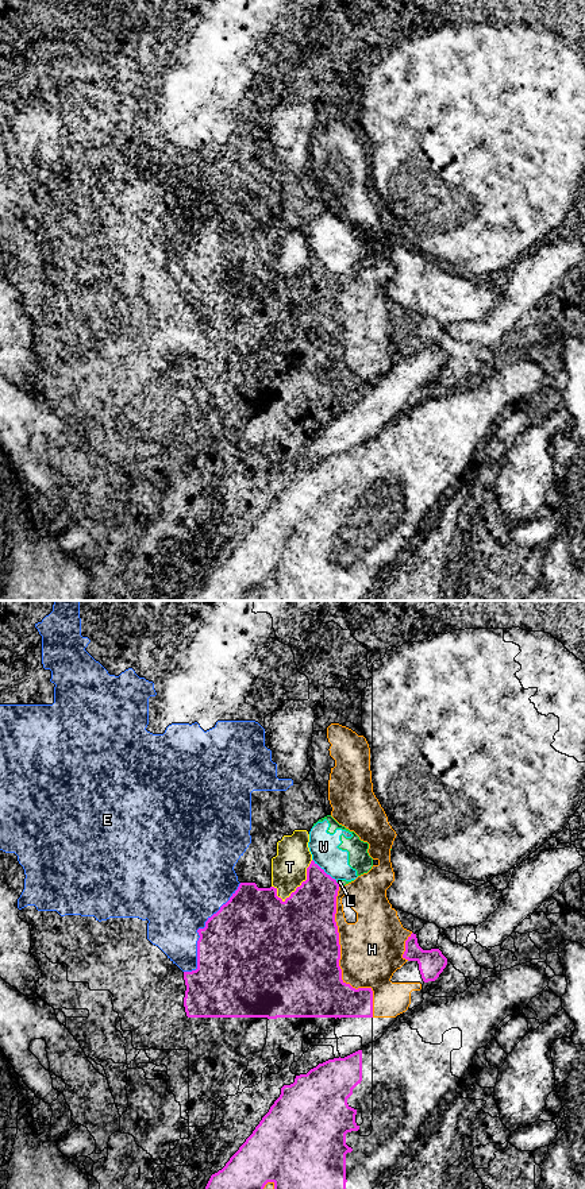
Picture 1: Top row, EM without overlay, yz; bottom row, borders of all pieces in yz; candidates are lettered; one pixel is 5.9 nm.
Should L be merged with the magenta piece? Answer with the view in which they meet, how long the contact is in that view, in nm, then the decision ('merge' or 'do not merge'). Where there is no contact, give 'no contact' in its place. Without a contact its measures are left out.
meets magenta in yz; contact 40 nm long; do not merge

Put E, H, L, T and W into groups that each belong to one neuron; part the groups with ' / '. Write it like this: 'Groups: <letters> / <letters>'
Groups: E / H / L W / T

